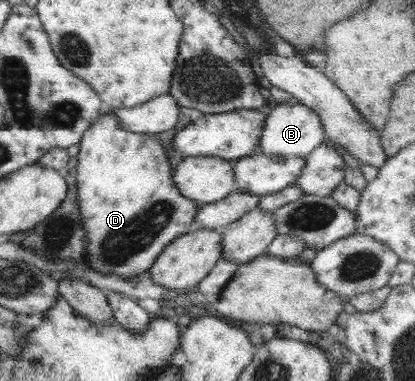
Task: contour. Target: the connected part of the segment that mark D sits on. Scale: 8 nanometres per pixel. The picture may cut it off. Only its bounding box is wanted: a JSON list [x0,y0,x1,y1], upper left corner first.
[77,113,201,279]

